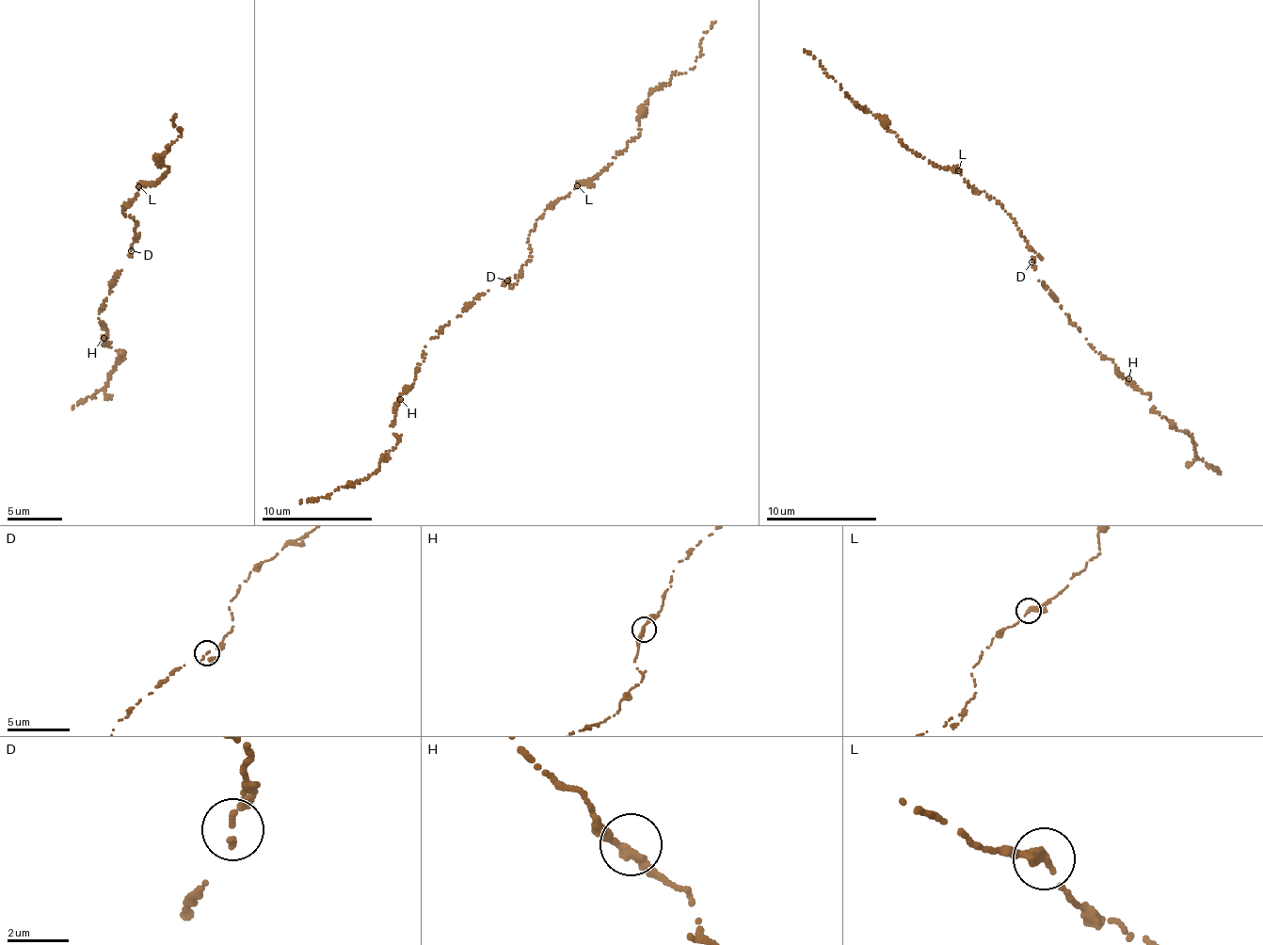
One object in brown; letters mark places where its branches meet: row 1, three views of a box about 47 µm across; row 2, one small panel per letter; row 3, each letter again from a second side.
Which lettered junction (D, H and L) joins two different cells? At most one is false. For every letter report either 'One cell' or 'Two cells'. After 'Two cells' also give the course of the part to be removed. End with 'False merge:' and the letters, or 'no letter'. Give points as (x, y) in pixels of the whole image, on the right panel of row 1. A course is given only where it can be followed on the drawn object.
D: One cell
H: One cell
L: One cell
False merge: no letter

